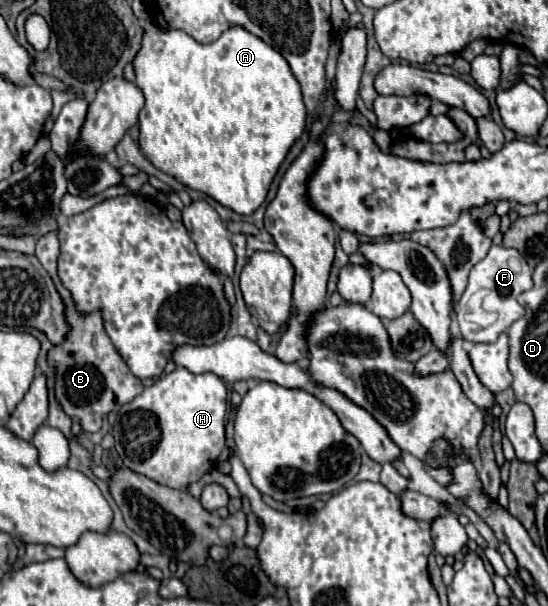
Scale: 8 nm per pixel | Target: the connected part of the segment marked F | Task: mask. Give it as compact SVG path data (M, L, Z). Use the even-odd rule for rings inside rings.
M492 246L484 260L480 260L468 276L468 286L456 304L458 332L468 342L496 342L496 338L506 332L512 322L524 316L524 308L518 304L518 294L532 288L532 270L512 248Z

